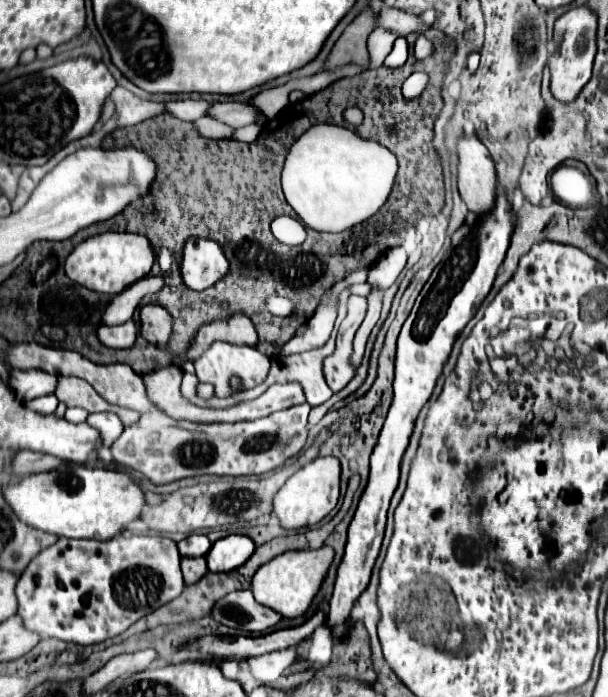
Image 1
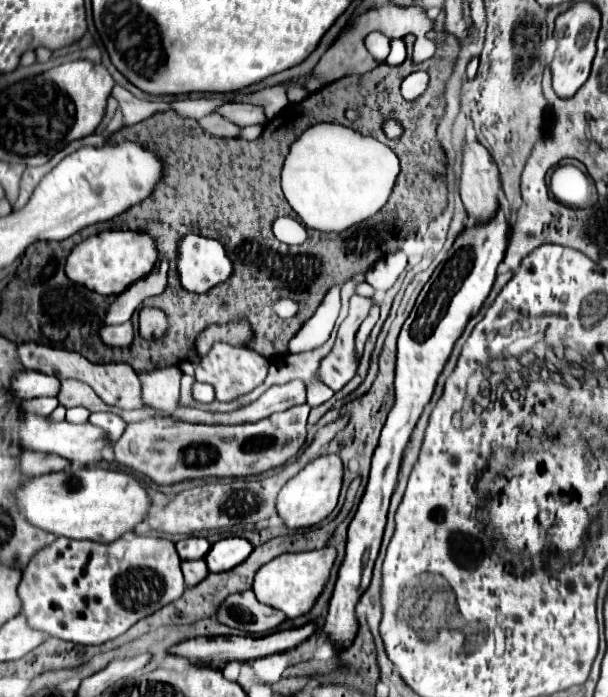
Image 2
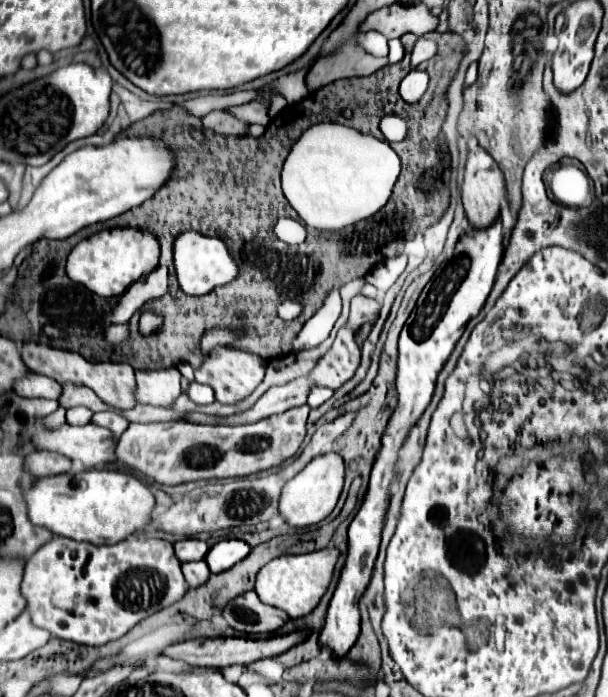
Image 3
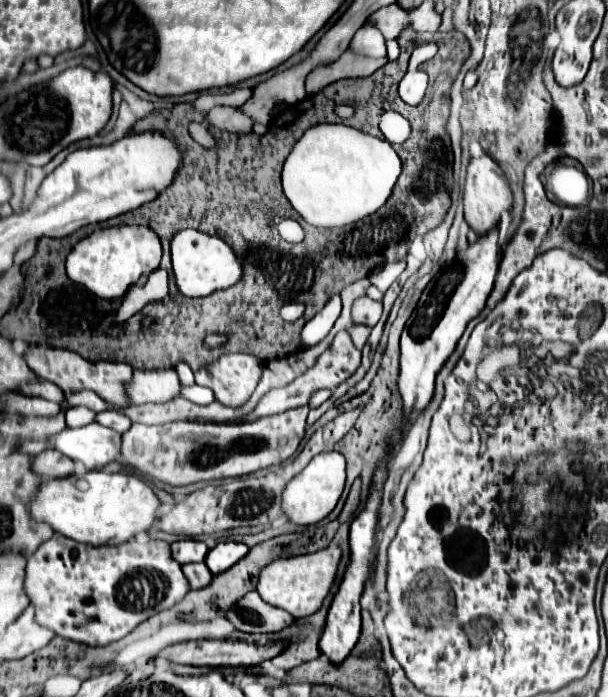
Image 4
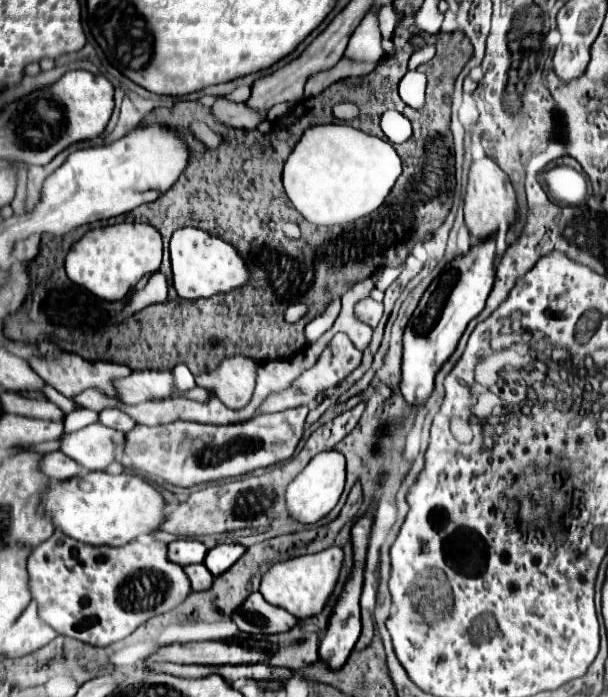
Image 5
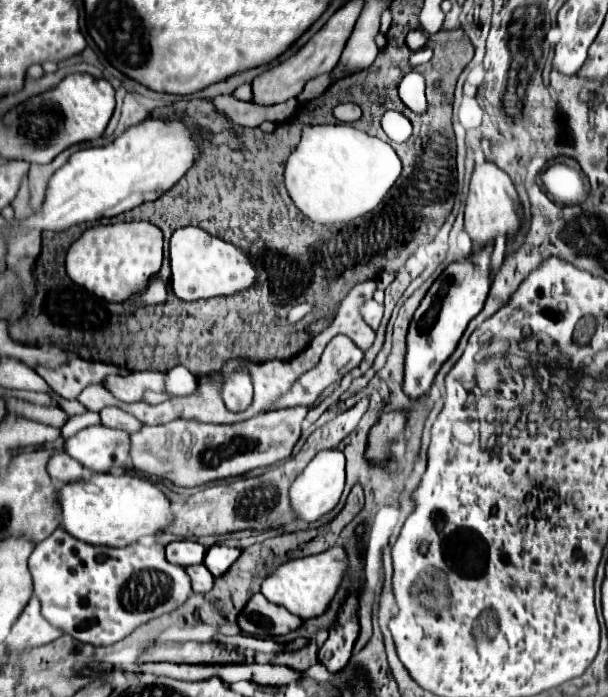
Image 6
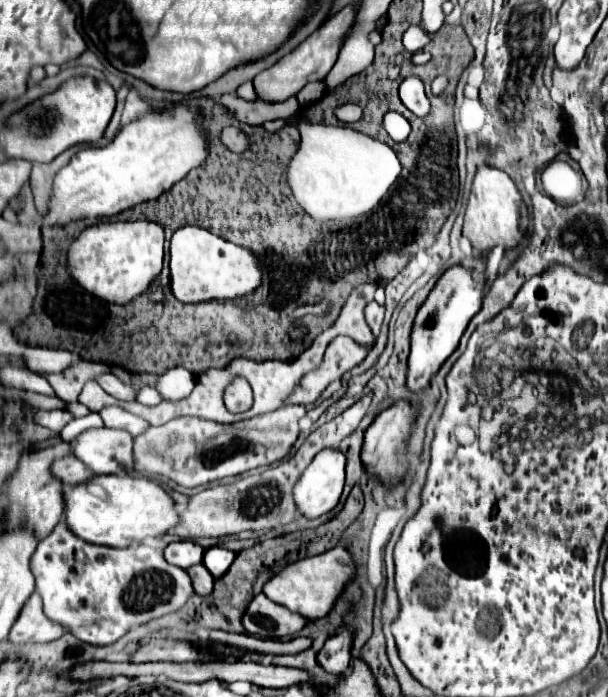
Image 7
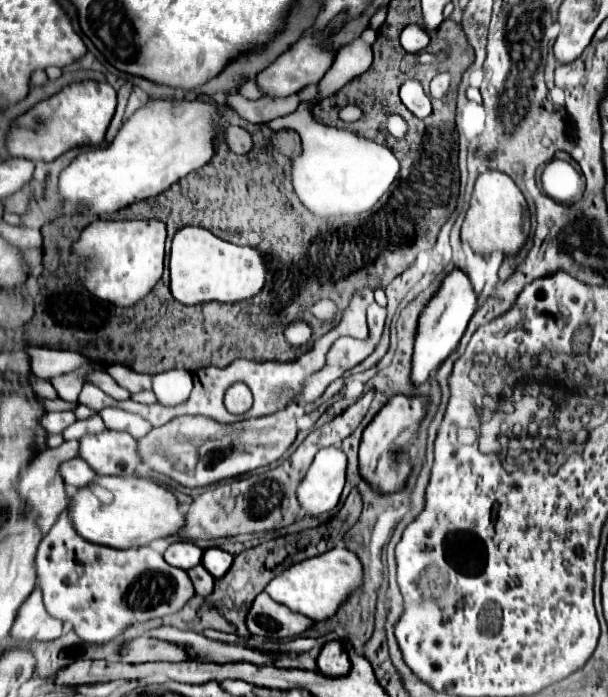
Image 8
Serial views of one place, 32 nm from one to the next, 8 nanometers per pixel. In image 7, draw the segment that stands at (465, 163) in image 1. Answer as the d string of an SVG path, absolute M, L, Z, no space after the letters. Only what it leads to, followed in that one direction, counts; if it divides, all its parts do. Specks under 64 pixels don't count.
M480 166L474 174L466 214L464 214L464 234L470 238L474 250L480 254L490 252L496 244L504 244L504 248L512 248L522 238L520 232L520 208L522 208L522 196L512 182L512 178L496 170L494 166Z

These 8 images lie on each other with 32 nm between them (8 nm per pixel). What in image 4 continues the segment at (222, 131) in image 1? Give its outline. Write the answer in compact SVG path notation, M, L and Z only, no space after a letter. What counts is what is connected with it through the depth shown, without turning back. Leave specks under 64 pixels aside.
M216 106L208 112L206 124L214 126L218 130L226 130L232 133L249 133L255 122L243 112L240 112L237 107Z

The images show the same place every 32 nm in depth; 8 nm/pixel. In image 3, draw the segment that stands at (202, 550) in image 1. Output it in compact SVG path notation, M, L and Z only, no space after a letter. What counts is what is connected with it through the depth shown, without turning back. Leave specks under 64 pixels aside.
M184 538L174 544L176 556L180 562L192 562L192 560L202 560L208 552L208 544L200 538Z

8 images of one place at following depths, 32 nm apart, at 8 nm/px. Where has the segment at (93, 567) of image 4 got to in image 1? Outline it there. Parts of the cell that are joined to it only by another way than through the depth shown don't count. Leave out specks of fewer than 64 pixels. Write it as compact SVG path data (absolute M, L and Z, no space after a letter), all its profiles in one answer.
M120 532L112 540L72 540L58 538L56 544L40 552L24 570L16 584L18 616L24 628L50 638L74 644L98 644L122 634L130 624L174 600L184 590L180 572L180 552L176 542L162 536L138 536Z

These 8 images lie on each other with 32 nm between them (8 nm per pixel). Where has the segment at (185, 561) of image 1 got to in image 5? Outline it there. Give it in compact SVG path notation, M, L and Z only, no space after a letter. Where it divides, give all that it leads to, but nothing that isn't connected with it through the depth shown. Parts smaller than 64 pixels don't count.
M188 564L184 566L184 572L192 582L192 590L208 590L212 586L214 576L204 564Z

